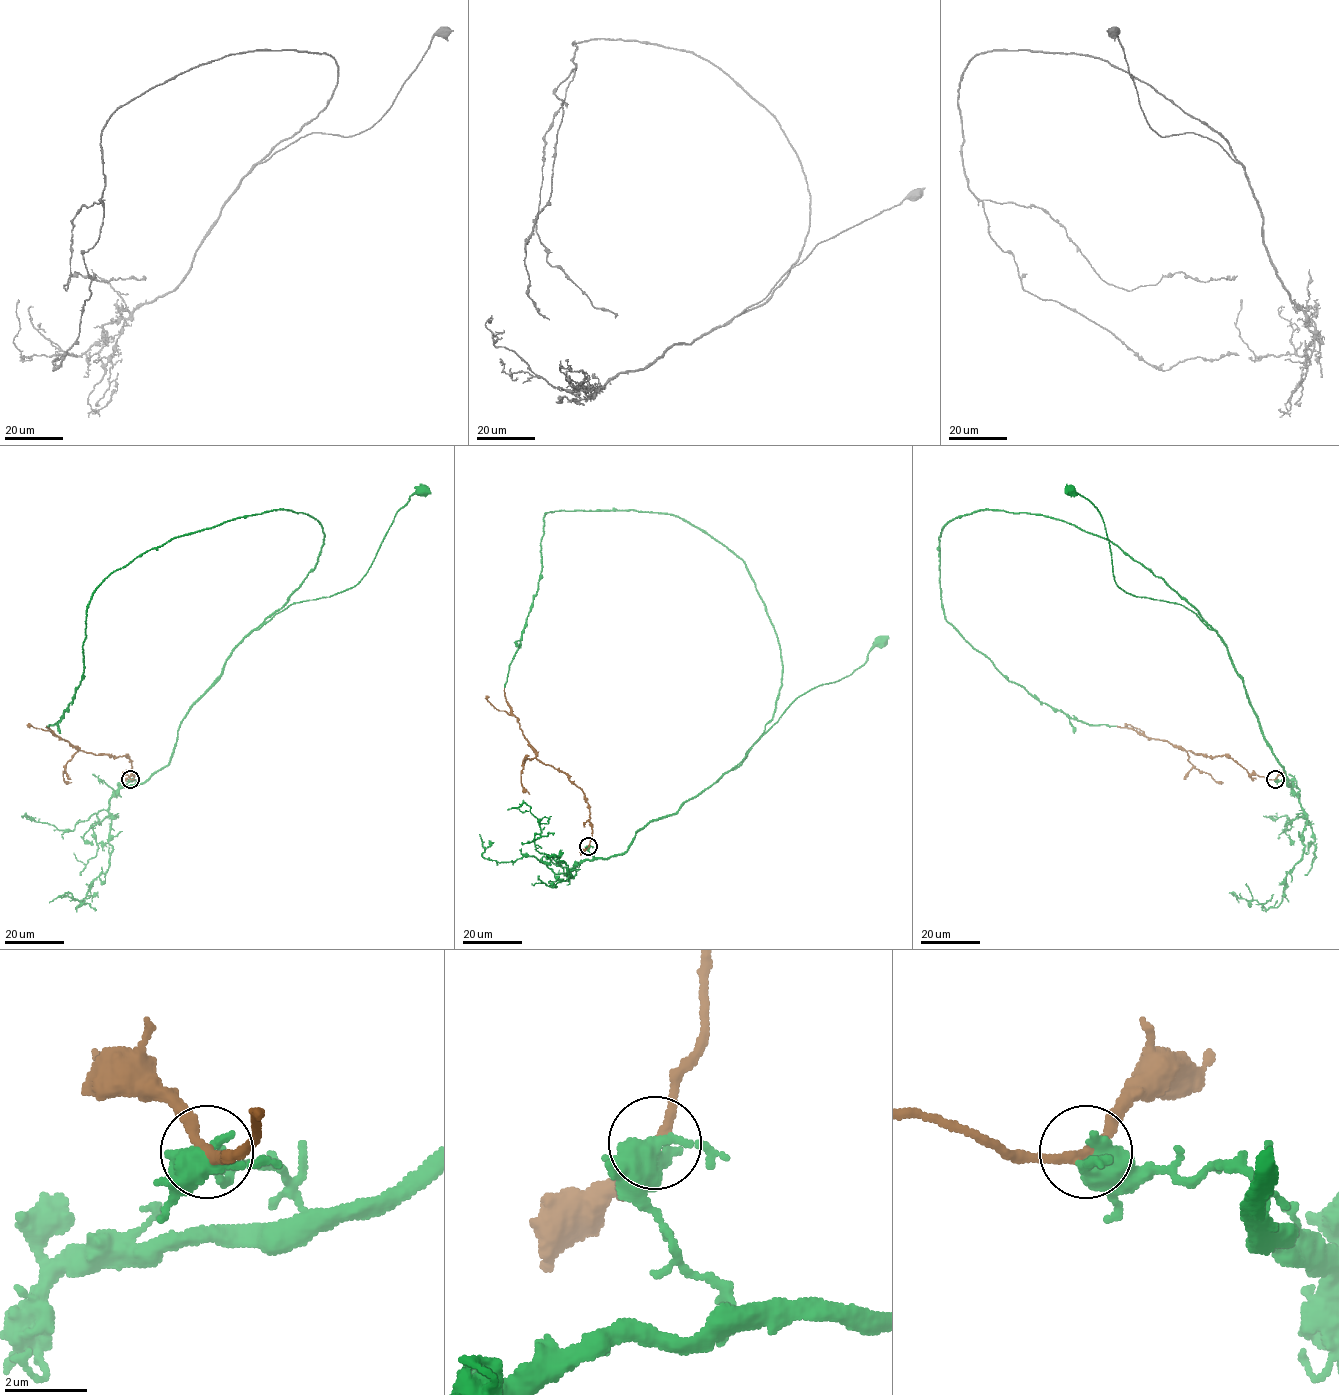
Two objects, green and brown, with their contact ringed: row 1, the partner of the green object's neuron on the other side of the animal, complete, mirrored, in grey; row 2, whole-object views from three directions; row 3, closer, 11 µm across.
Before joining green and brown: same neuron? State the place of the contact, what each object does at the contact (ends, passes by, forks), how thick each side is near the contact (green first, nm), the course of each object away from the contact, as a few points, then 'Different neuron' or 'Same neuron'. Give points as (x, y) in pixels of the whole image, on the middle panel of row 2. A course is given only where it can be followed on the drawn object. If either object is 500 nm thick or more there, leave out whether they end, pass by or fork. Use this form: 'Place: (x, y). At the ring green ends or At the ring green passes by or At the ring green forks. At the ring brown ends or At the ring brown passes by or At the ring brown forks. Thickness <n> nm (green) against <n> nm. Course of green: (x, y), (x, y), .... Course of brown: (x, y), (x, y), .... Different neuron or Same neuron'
Place: (588, 846). Thickness 550 nm (green) against 240 nm. Course of green: (588, 846), (596, 859), (622, 855), (639, 830), (674, 814), (736, 766), (798, 697), (850, 675), (881, 641). Course of brown: (588, 846), (592, 824), (584, 793), (564, 773), (536, 757), (518, 719), (497, 710), (487, 699), (488, 696). Same neuron

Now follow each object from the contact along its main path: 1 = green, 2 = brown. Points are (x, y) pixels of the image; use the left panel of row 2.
1: (130, 779), (144, 783), (168, 763), (181, 721), (254, 630), (292, 603), (355, 586), (395, 514), (423, 490)
2: (130, 779), (134, 774), (126, 755), (110, 757), (78, 751), (49, 731), (30, 727)

